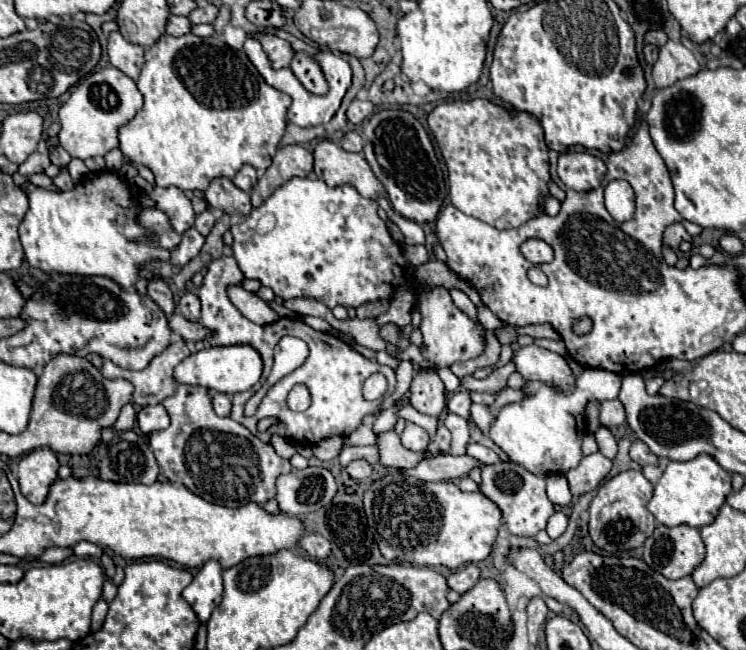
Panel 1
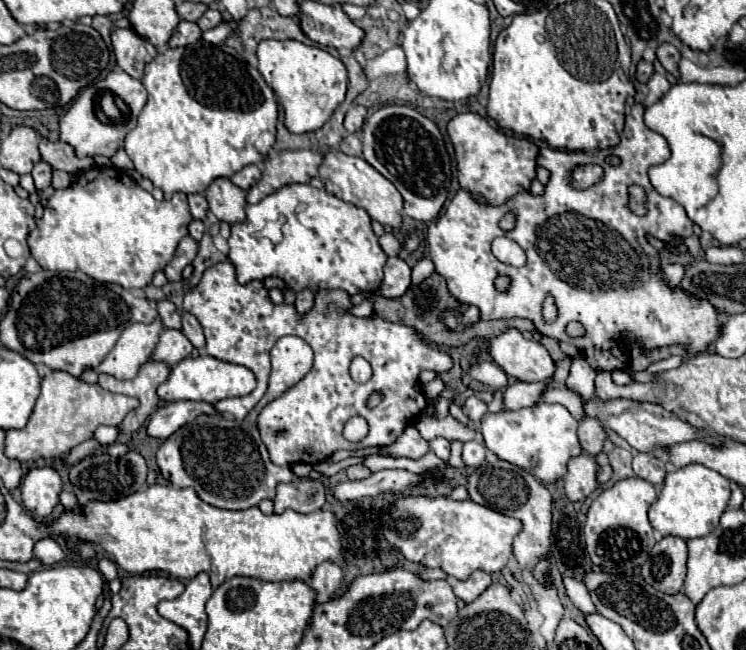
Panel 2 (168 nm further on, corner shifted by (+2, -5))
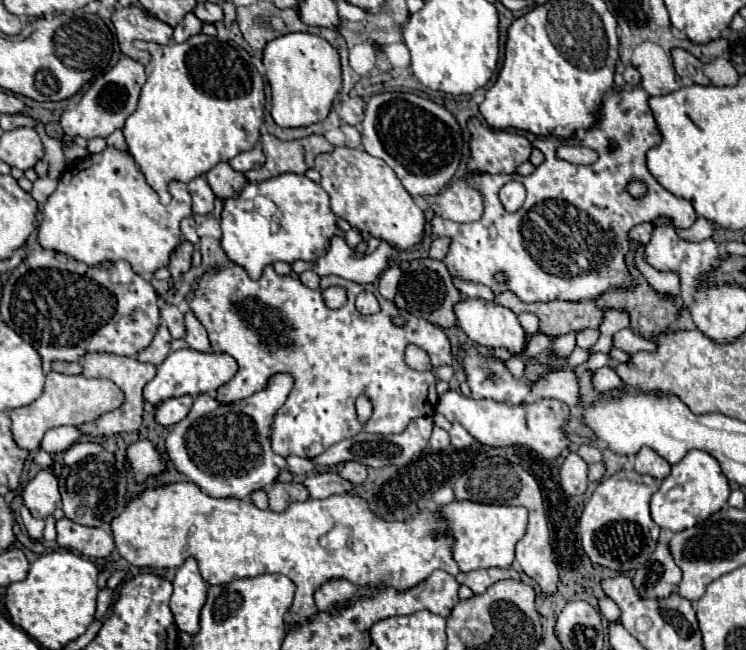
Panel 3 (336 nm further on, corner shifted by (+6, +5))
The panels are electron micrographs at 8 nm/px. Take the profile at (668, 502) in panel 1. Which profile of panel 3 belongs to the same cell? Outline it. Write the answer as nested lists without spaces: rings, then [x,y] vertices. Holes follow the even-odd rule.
[[[691,450],[679,464],[671,468],[671,474],[661,482],[659,490],[651,498],[651,516],[655,524],[665,530],[681,532],[685,528],[693,528],[695,524],[707,520],[711,514],[719,512],[729,498],[729,482],[721,472],[719,462],[703,452]]]

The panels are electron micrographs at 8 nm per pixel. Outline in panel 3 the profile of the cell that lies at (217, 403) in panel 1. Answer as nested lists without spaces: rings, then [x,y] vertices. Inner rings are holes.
[[[179,396],[179,398],[165,400],[163,404],[157,406],[155,420],[159,424],[163,424],[163,426],[173,426],[173,424],[181,422],[189,414],[191,404],[193,404],[193,398],[191,396]]]

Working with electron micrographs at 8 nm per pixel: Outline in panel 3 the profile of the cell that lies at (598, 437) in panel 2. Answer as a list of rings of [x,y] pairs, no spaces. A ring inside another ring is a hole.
[[[581,446],[579,448],[579,452],[577,452],[587,464],[595,464],[595,462],[601,462],[603,460],[603,454],[601,454],[601,450],[597,450],[595,446]]]

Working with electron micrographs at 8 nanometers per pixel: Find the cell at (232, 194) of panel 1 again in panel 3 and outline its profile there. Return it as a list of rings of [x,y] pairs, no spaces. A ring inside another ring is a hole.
[[[221,162],[221,164],[217,164],[215,168],[211,168],[211,170],[207,172],[207,182],[211,184],[213,192],[215,192],[219,198],[227,200],[227,198],[239,194],[239,190],[247,184],[247,178],[245,178],[243,172],[233,170],[233,168],[229,166],[229,162]]]

